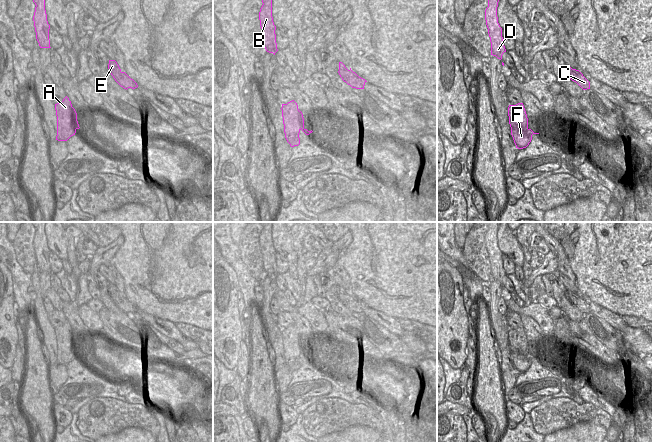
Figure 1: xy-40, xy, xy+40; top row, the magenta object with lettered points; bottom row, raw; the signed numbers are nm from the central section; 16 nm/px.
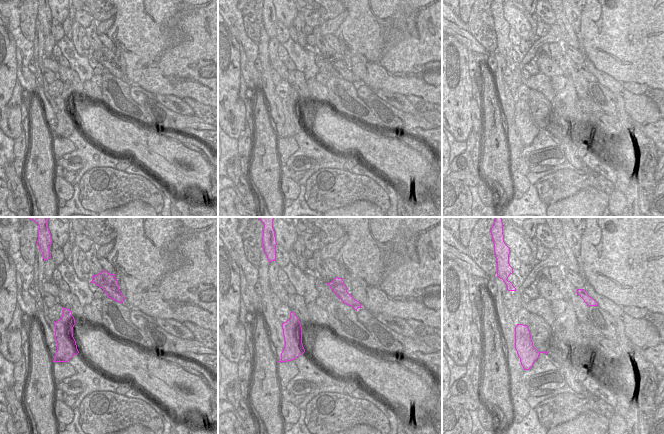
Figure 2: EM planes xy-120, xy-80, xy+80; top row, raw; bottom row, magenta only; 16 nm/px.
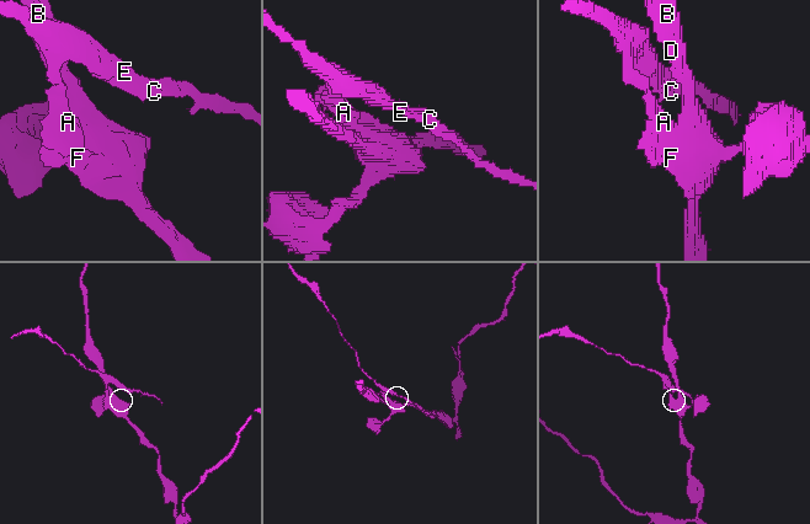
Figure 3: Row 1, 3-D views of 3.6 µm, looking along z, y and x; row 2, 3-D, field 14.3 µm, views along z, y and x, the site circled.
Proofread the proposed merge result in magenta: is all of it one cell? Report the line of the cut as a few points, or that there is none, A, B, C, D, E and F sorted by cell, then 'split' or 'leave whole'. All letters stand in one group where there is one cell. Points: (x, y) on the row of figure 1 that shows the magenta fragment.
cut in xy+40 along (527, 124), (521, 124), (517, 128), (511, 129); A C E / B D F; split

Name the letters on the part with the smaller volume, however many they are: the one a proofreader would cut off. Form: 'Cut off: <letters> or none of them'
Cut off: A, C, E

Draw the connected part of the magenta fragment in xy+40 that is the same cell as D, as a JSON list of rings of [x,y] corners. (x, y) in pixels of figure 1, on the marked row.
[[[488,0],[488,7],[485,10],[485,20],[491,42],[491,55],[501,60],[506,49],[503,44],[502,28],[498,23],[498,2],[499,0]]]

